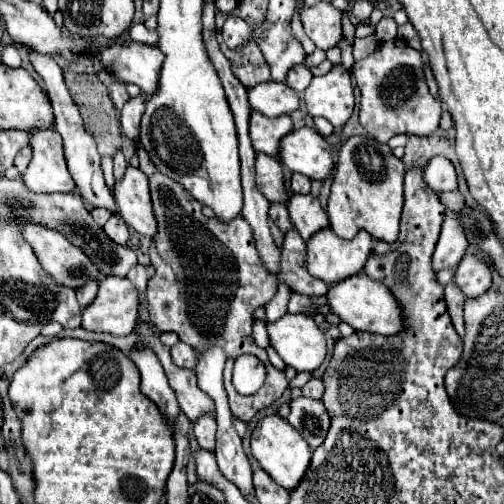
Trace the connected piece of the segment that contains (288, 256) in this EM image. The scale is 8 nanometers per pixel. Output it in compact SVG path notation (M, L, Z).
M288 230L284 234L284 244L278 248L280 250L280 280L298 294L304 296L324 296L328 286L310 276L306 270L306 242L300 238L298 230Z

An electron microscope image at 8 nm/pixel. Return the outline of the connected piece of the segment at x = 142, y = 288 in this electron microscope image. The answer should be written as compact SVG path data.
M136 264L130 272L128 272L128 280L136 286L138 294L142 296L146 292L146 284L152 276L152 266L142 266L142 264Z

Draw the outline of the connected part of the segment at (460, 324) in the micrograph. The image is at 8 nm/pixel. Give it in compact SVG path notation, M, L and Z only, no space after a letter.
M450 282L444 288L444 300L448 306L448 314L452 318L452 326L456 328L458 336L464 334L464 318L462 318L462 306L464 306L464 294L454 286L454 282Z

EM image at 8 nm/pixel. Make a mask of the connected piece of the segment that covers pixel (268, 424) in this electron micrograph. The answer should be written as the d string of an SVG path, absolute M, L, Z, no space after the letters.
M268 414L260 418L260 422L252 432L250 448L252 448L252 456L260 462L260 466L286 490L294 490L298 486L312 458L312 450L308 448L304 438L296 432L296 428L288 424L288 420L280 418L278 414Z

